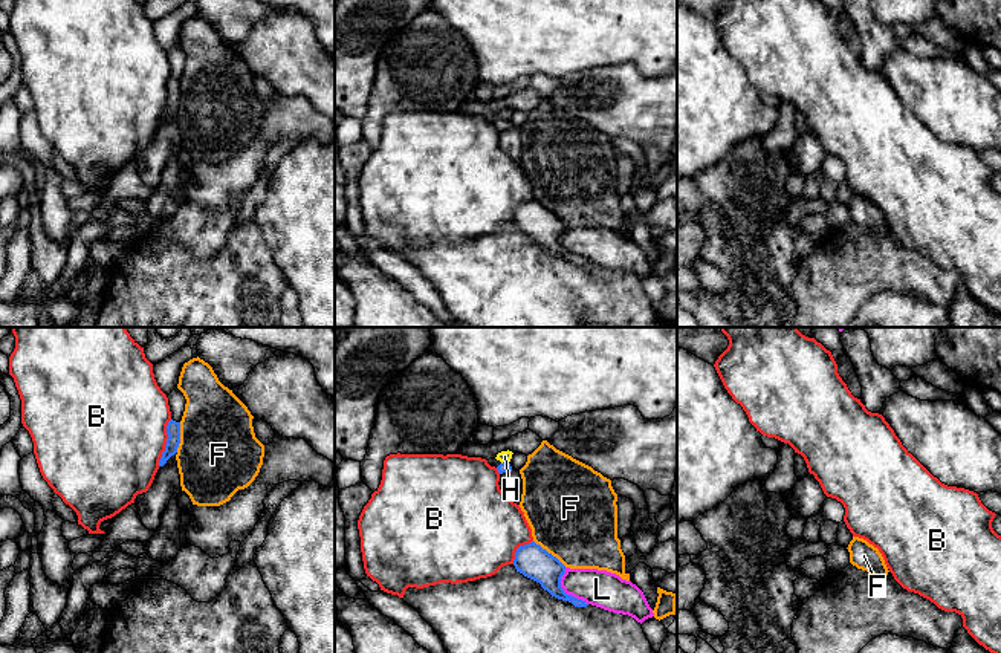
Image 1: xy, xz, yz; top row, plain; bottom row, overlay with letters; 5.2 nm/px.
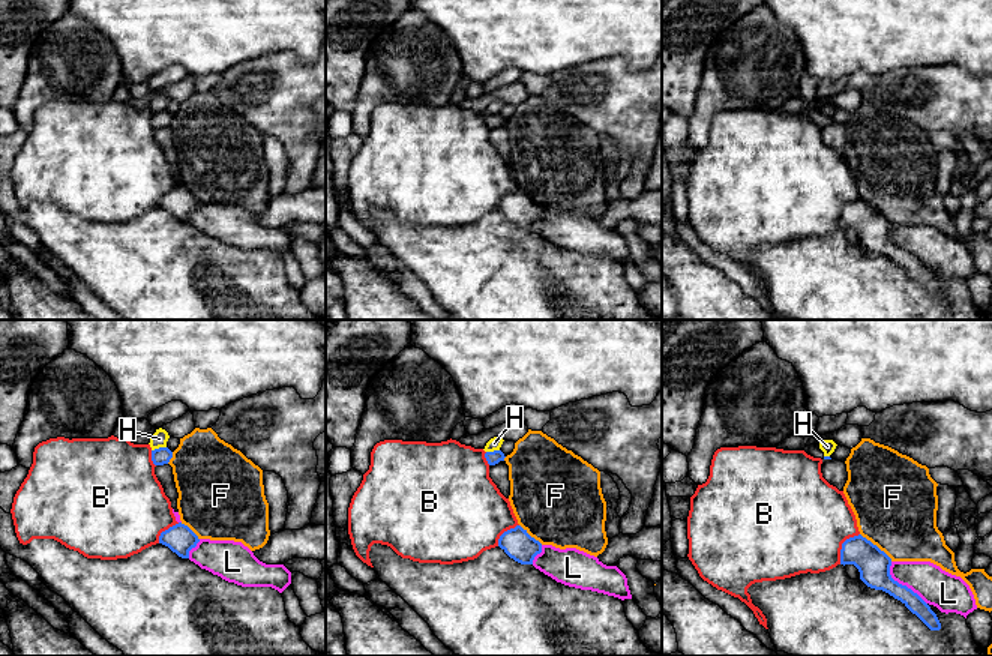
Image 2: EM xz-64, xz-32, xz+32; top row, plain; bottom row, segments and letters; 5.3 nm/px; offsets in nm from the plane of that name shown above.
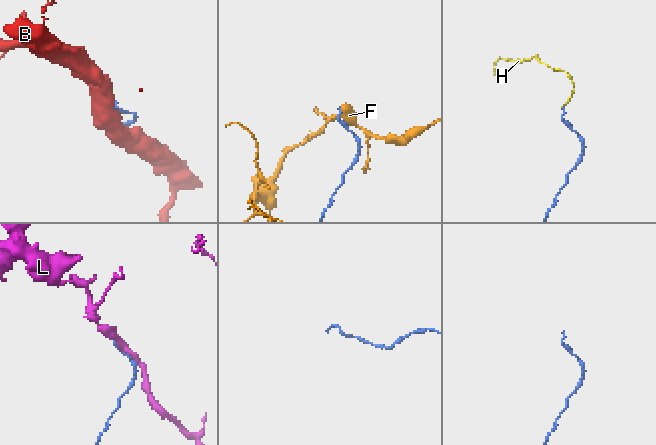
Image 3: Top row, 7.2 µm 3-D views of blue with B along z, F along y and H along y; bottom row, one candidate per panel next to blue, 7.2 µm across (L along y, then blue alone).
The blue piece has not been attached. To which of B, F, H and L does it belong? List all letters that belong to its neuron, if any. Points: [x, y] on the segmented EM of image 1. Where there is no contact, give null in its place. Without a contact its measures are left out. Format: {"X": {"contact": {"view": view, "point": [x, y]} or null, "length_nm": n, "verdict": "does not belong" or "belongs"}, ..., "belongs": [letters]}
{"B": {"contact": {"view": "xy", "point": [167, 442]}, "length_nm": 260, "verdict": "does not belong"}, "F": {"contact": {"view": "xz", "point": [550, 554]}, "length_nm": 220, "verdict": "does not belong"}, "H": {"contact": {"view": "xz", "point": [505, 462]}, "length_nm": 40, "verdict": "does not belong"}, "L": {"contact": {"view": "xz", "point": [563, 591]}, "length_nm": 240, "verdict": "does not belong"}, "belongs": []}

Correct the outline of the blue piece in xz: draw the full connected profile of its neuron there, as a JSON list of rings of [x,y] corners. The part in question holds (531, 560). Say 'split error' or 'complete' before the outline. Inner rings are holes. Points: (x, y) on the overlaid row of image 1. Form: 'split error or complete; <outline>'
complete; [[[535,541],[520,546],[515,552],[513,566],[517,572],[541,584],[552,596],[569,601],[575,607],[587,607],[588,604],[561,587],[561,578],[565,566]]]

